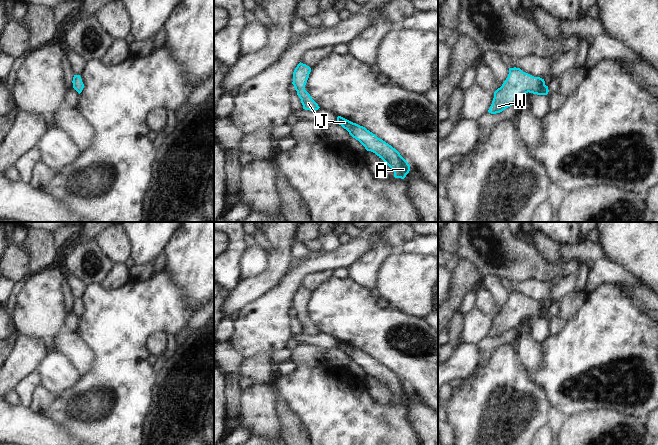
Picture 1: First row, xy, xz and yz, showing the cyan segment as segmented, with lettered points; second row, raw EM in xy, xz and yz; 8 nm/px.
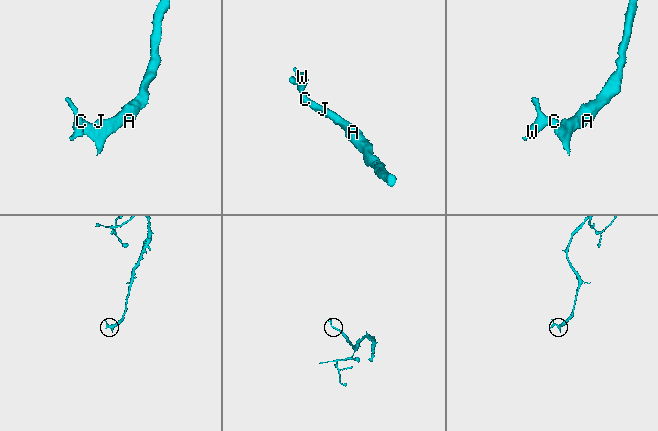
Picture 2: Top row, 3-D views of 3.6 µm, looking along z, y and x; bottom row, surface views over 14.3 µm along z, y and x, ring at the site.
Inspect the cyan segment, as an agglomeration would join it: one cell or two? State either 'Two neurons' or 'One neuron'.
One neuron.

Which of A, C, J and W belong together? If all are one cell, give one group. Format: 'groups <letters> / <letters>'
groups A C J W

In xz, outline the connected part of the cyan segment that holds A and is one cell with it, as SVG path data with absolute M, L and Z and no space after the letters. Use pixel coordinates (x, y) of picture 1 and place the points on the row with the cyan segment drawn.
M341 116L337 117L337 124L346 129L367 151L371 151L381 158L392 169L395 178L404 179L409 173L410 165L400 153L365 127Z

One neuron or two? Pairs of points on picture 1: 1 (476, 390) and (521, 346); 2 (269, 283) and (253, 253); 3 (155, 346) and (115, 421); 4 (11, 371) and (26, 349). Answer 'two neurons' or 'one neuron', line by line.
1: two neurons
2: two neurons
3: two neurons
4: one neuron

